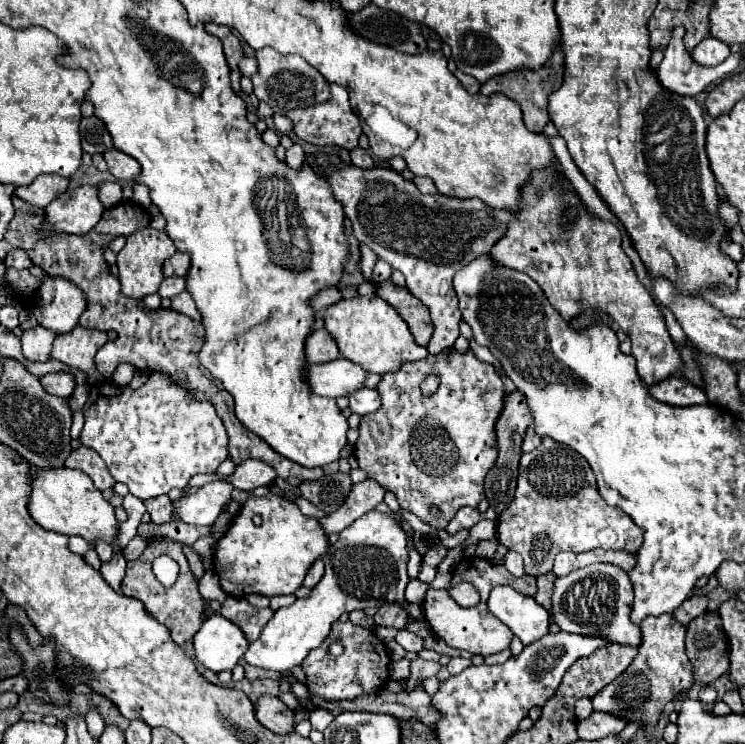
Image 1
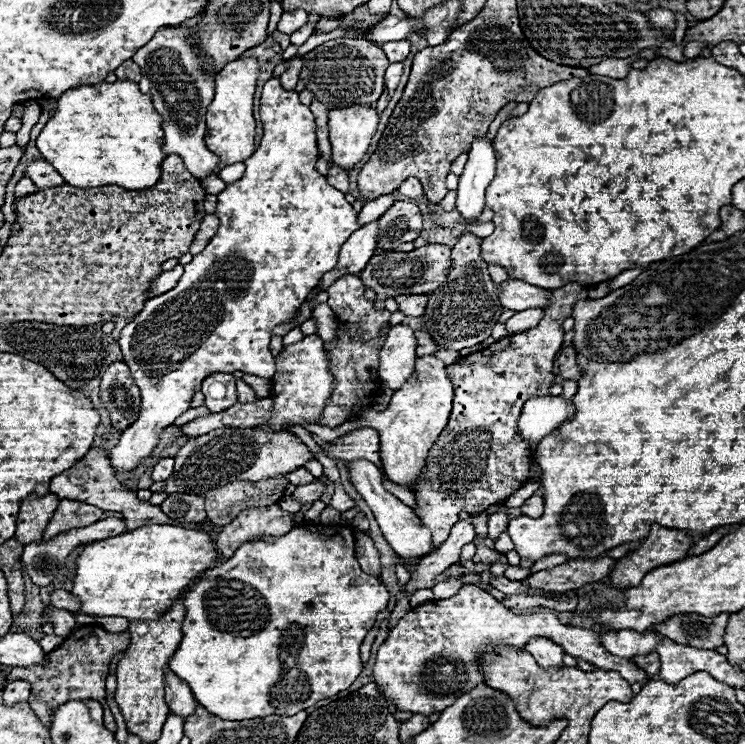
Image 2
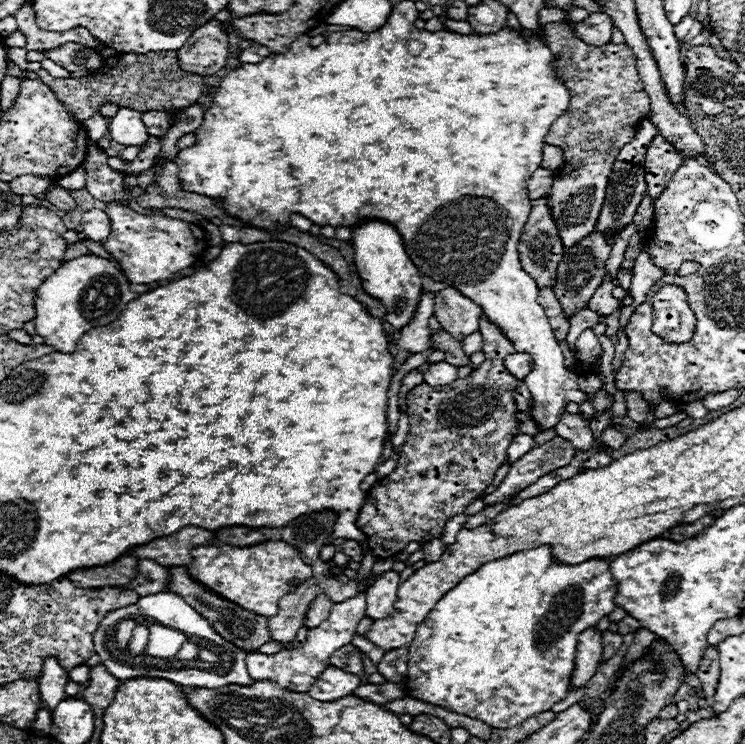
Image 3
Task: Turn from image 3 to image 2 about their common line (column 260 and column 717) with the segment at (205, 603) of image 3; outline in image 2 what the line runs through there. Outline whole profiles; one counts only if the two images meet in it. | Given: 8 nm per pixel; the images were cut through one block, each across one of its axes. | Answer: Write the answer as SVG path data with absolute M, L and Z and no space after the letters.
M692 612L692 614L670 616L664 622L654 624L652 628L658 634L662 634L662 636L674 640L674 642L714 650L716 646L724 644L726 620L728 620L728 614L706 618L706 616Z

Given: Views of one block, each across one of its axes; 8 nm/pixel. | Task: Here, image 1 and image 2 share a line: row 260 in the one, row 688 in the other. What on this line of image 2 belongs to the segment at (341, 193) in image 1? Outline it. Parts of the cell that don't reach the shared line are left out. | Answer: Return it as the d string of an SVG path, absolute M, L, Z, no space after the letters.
M466 584L456 596L446 600L430 600L412 608L390 632L386 642L378 648L374 664L374 682L384 686L386 700L392 700L398 710L430 716L442 712L462 692L468 692L474 684L482 684L478 672L478 652L484 652L488 644L508 644L518 650L534 638L550 638L574 658L584 658L596 668L616 670L628 682L646 684L650 678L632 660L614 656L598 644L598 632L586 628L564 626L550 612L540 614L514 614L502 602L474 584Z

